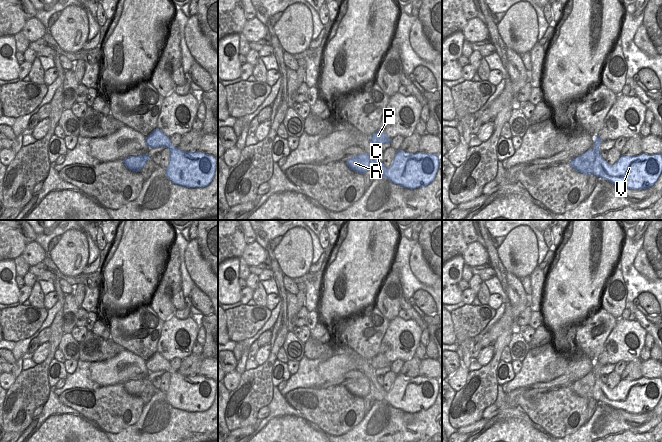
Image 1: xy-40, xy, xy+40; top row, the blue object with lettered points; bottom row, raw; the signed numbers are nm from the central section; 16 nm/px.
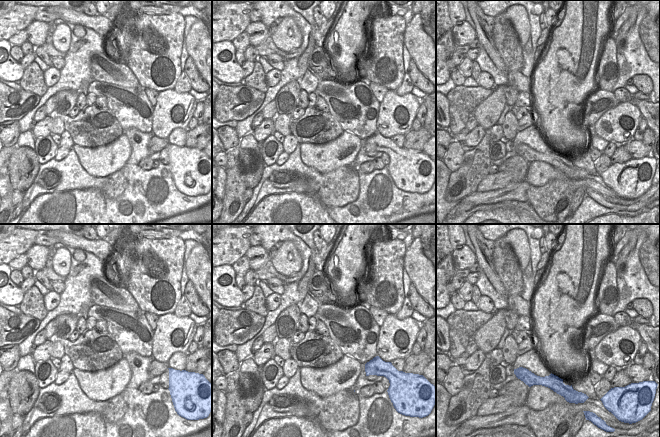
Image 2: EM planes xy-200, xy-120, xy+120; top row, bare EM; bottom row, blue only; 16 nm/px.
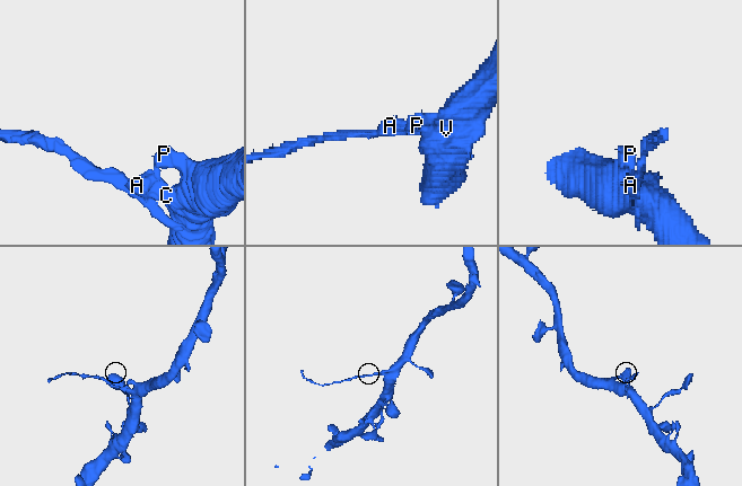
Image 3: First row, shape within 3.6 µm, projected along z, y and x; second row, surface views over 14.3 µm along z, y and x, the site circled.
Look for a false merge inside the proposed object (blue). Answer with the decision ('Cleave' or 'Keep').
Cleave

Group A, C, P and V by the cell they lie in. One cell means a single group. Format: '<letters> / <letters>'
A C P / V

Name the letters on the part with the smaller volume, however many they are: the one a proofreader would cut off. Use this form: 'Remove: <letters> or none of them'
Remove: A, C, P

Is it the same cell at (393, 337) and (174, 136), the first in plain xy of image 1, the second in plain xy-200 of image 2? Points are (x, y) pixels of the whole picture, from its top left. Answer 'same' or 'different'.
different

